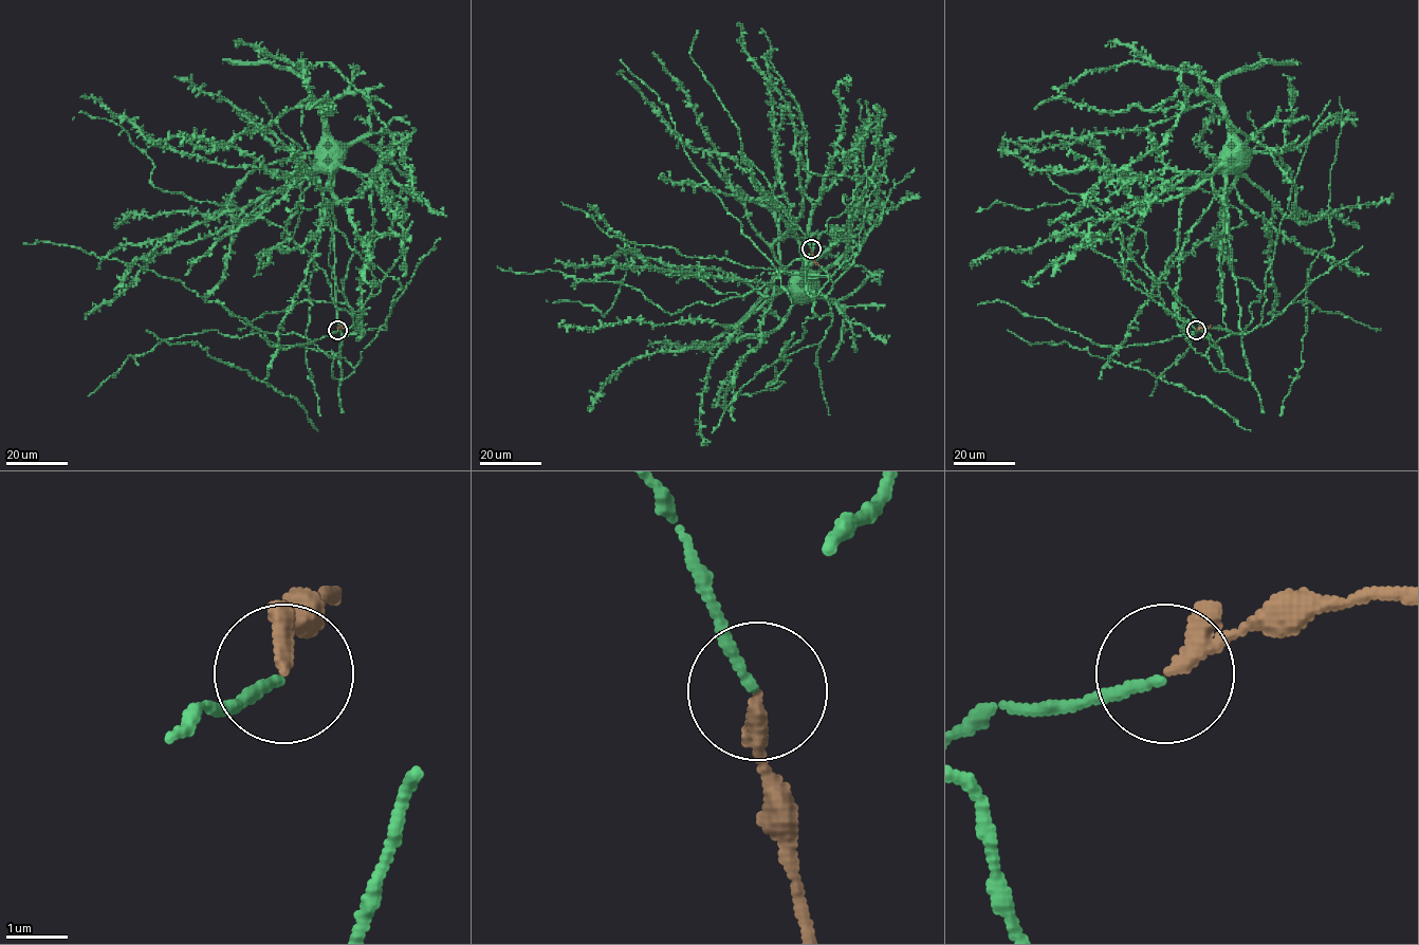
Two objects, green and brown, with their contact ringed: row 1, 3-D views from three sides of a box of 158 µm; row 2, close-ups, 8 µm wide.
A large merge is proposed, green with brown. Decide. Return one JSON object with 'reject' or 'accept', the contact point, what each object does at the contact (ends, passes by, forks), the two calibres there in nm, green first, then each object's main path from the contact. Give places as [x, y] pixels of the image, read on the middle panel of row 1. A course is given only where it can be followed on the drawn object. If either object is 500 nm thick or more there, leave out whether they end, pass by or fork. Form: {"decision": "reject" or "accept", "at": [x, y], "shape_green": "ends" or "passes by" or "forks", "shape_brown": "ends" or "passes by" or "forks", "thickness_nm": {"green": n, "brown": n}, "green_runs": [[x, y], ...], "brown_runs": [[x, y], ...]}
{"decision": "accept", "at": [811, 248], "shape_green": "ends", "shape_brown": "passes by", "thickness_nm": {"green": 160, "brown": 200}, "green_runs": [[812, 248], [765, 175], [752, 165], [751, 180], [796, 236], [803, 263], [814, 273], [813, 290]], "brown_runs": [[812, 248], [814, 261], [818, 264]]}

